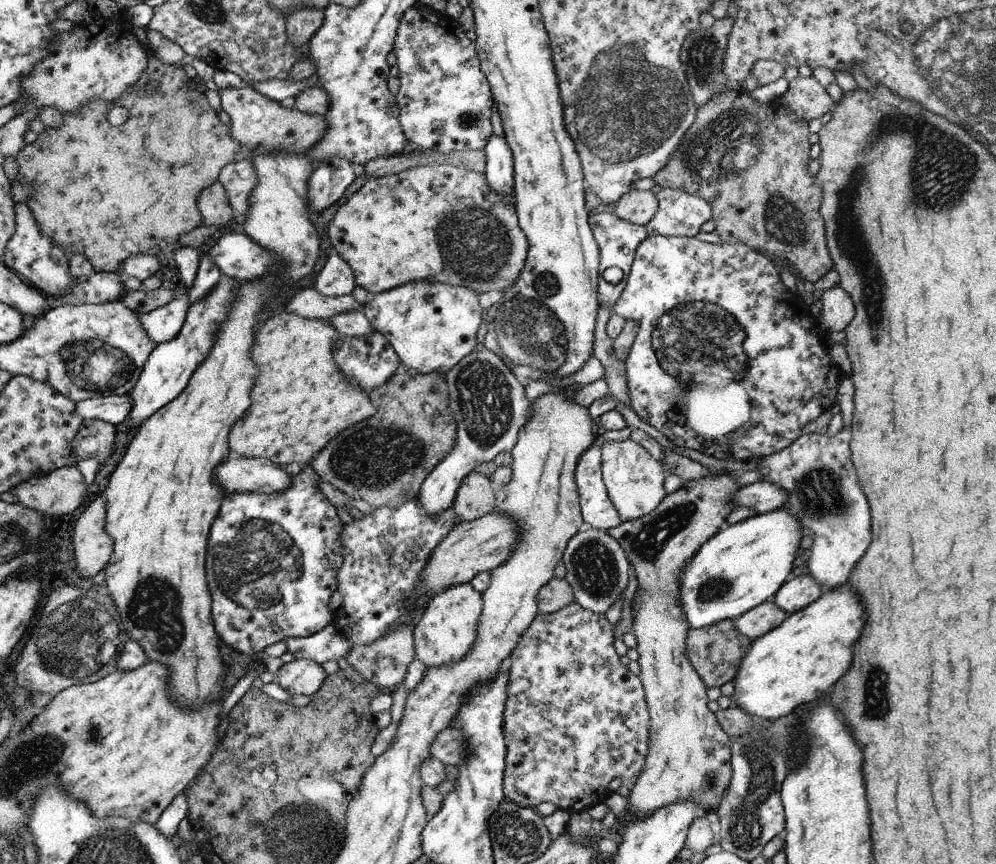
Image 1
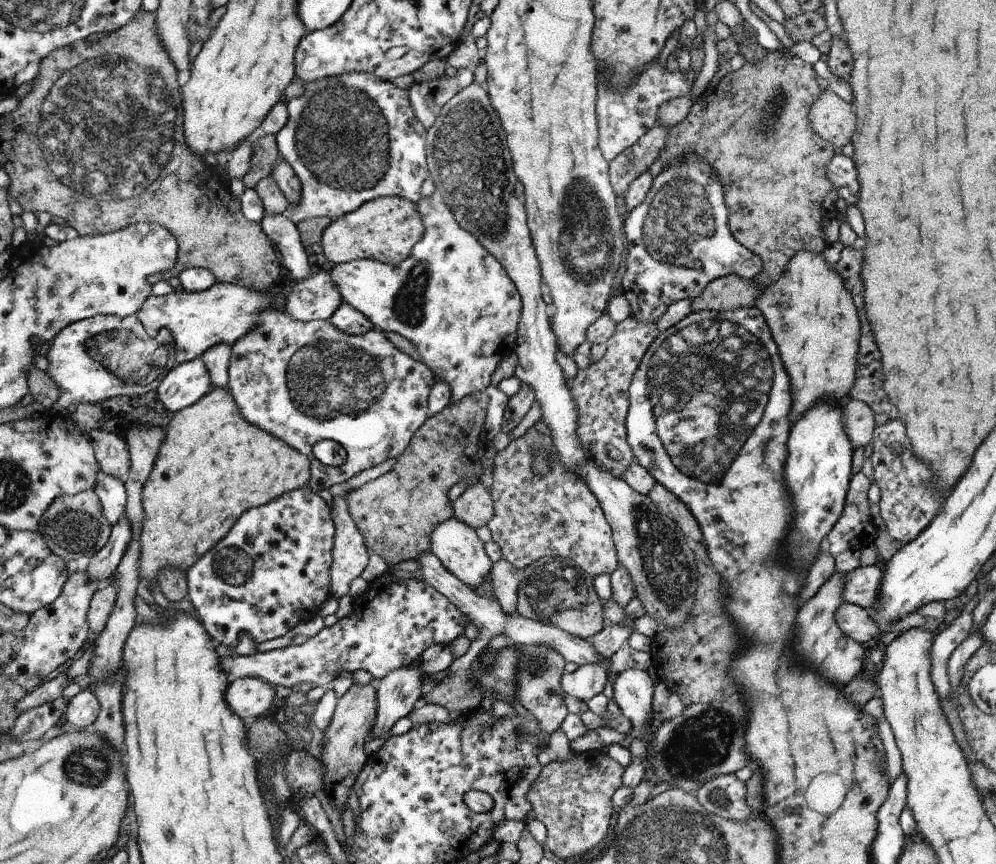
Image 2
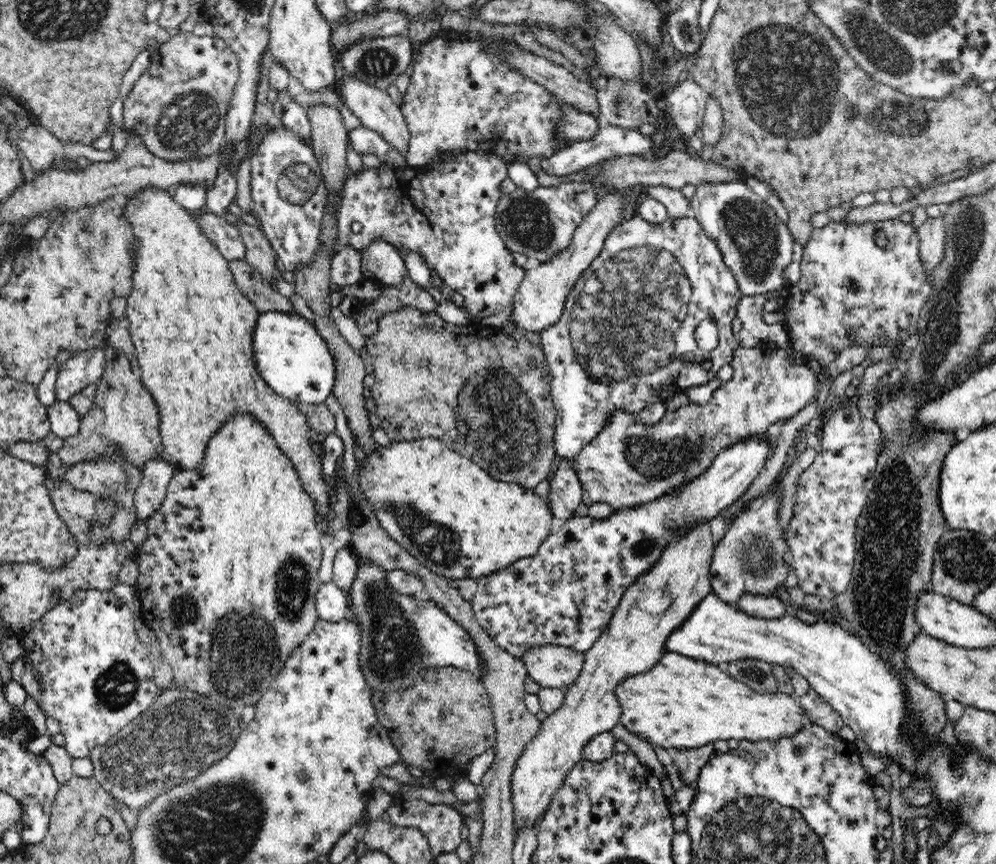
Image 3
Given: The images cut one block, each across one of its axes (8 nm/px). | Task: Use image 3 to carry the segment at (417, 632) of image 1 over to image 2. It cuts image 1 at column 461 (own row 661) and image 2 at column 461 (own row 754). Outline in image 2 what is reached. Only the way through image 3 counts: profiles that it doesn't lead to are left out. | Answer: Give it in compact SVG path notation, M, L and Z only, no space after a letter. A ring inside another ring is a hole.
M455 517L448 518L436 526L430 538L430 549L445 570L474 590L484 584L484 580L490 574L493 566L492 560L485 552L485 543L478 538L476 530L470 528L468 524L456 520Z

